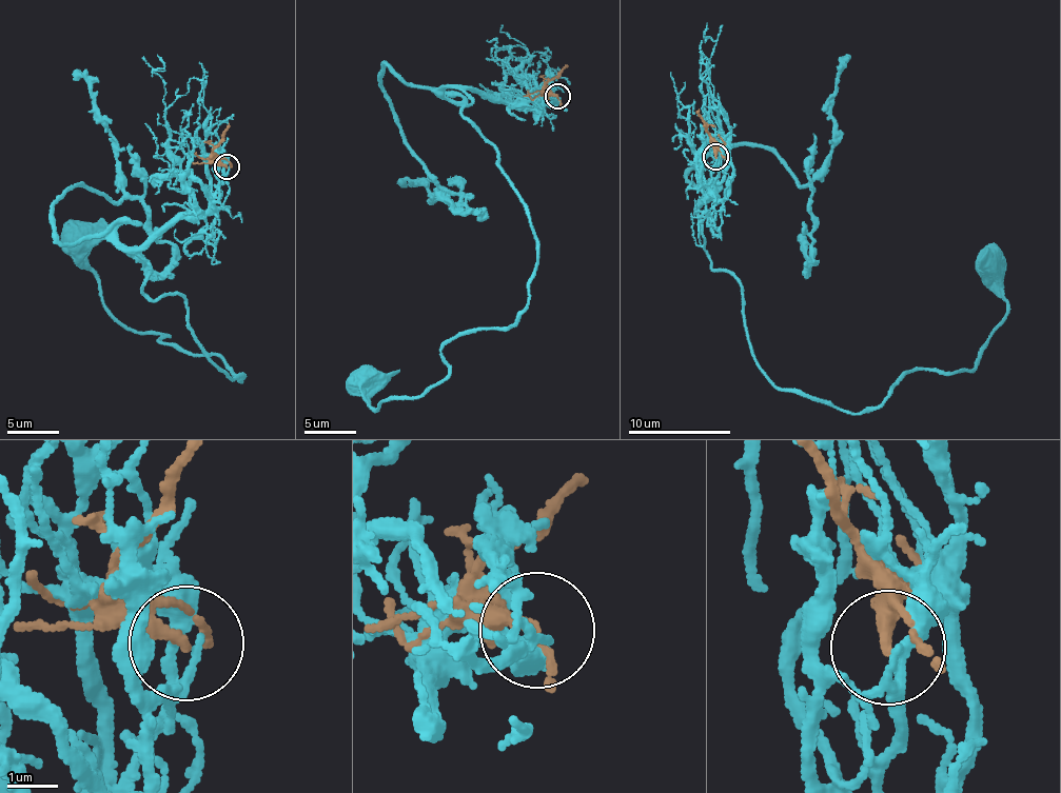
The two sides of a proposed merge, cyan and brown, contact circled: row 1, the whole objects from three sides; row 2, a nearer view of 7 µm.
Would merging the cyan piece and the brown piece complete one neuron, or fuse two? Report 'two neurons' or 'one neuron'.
two neurons

